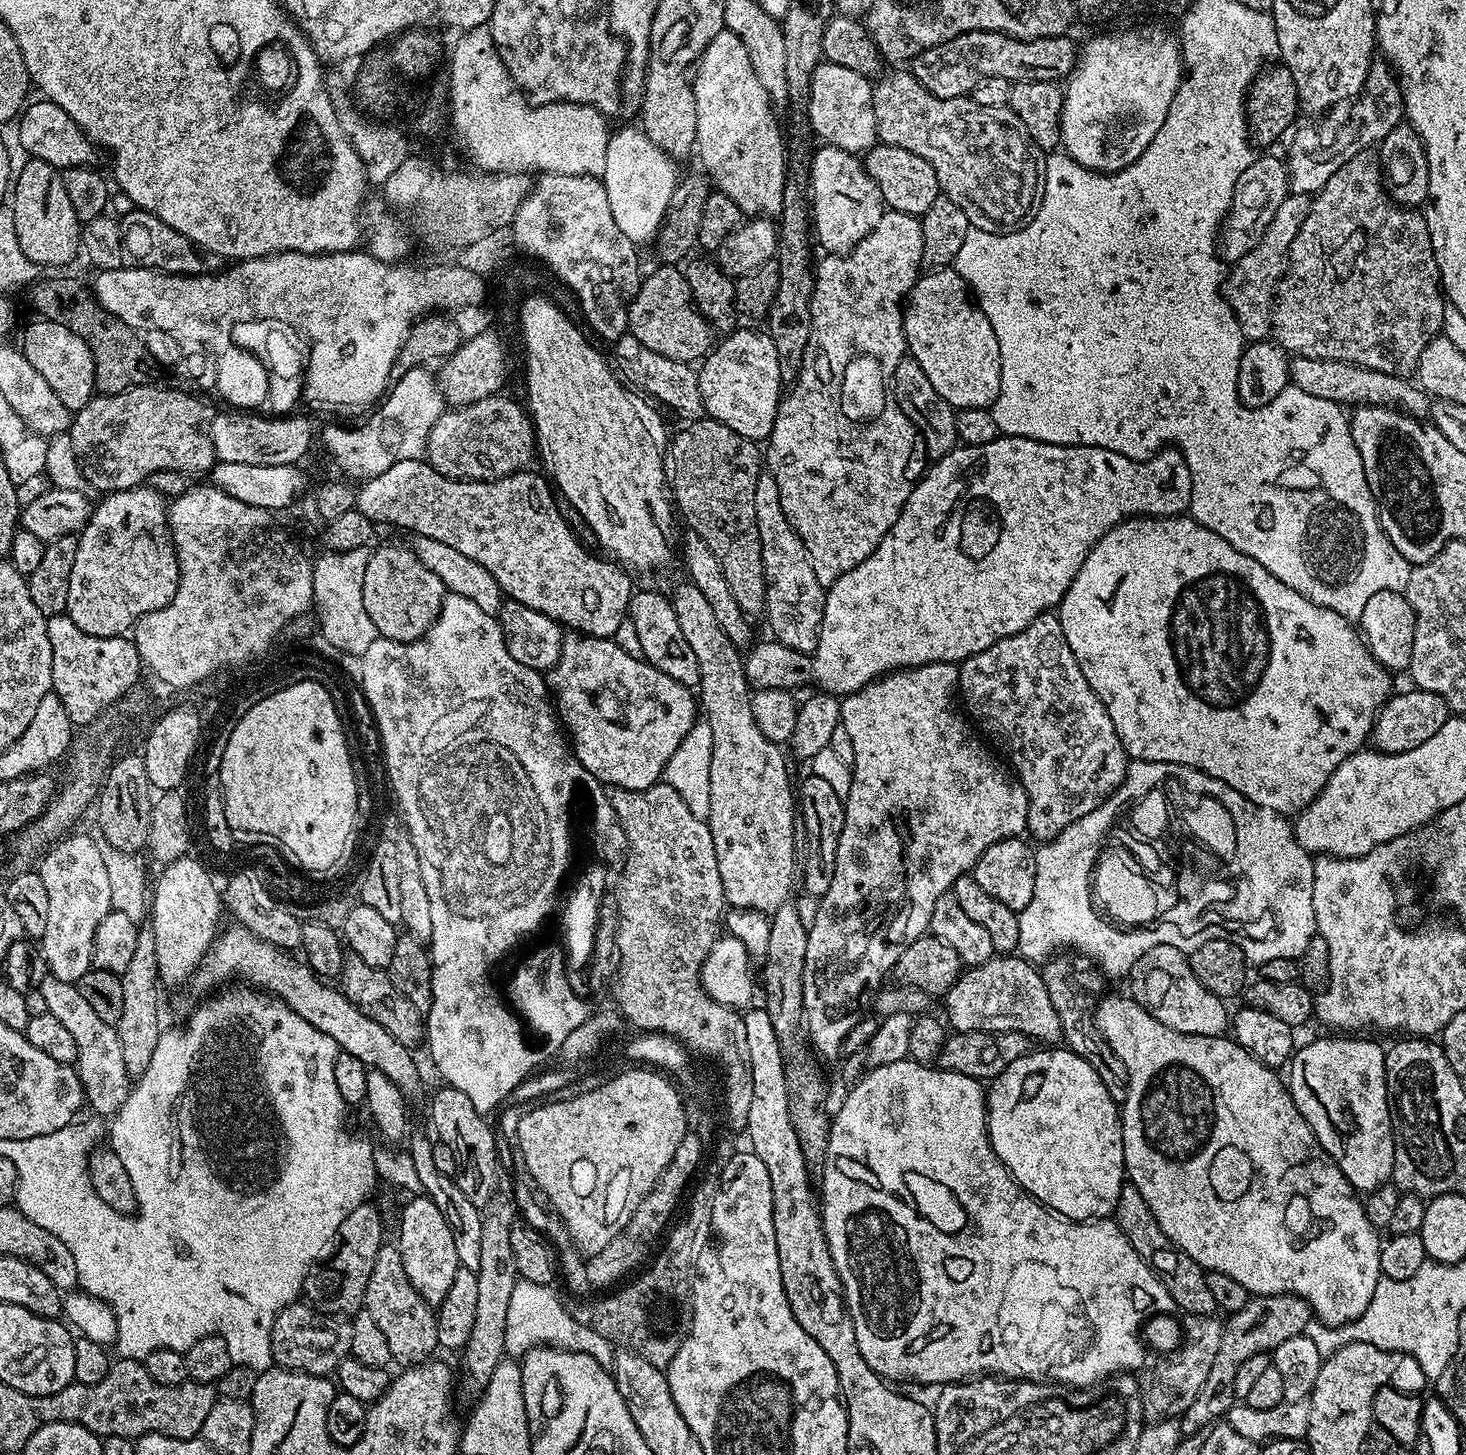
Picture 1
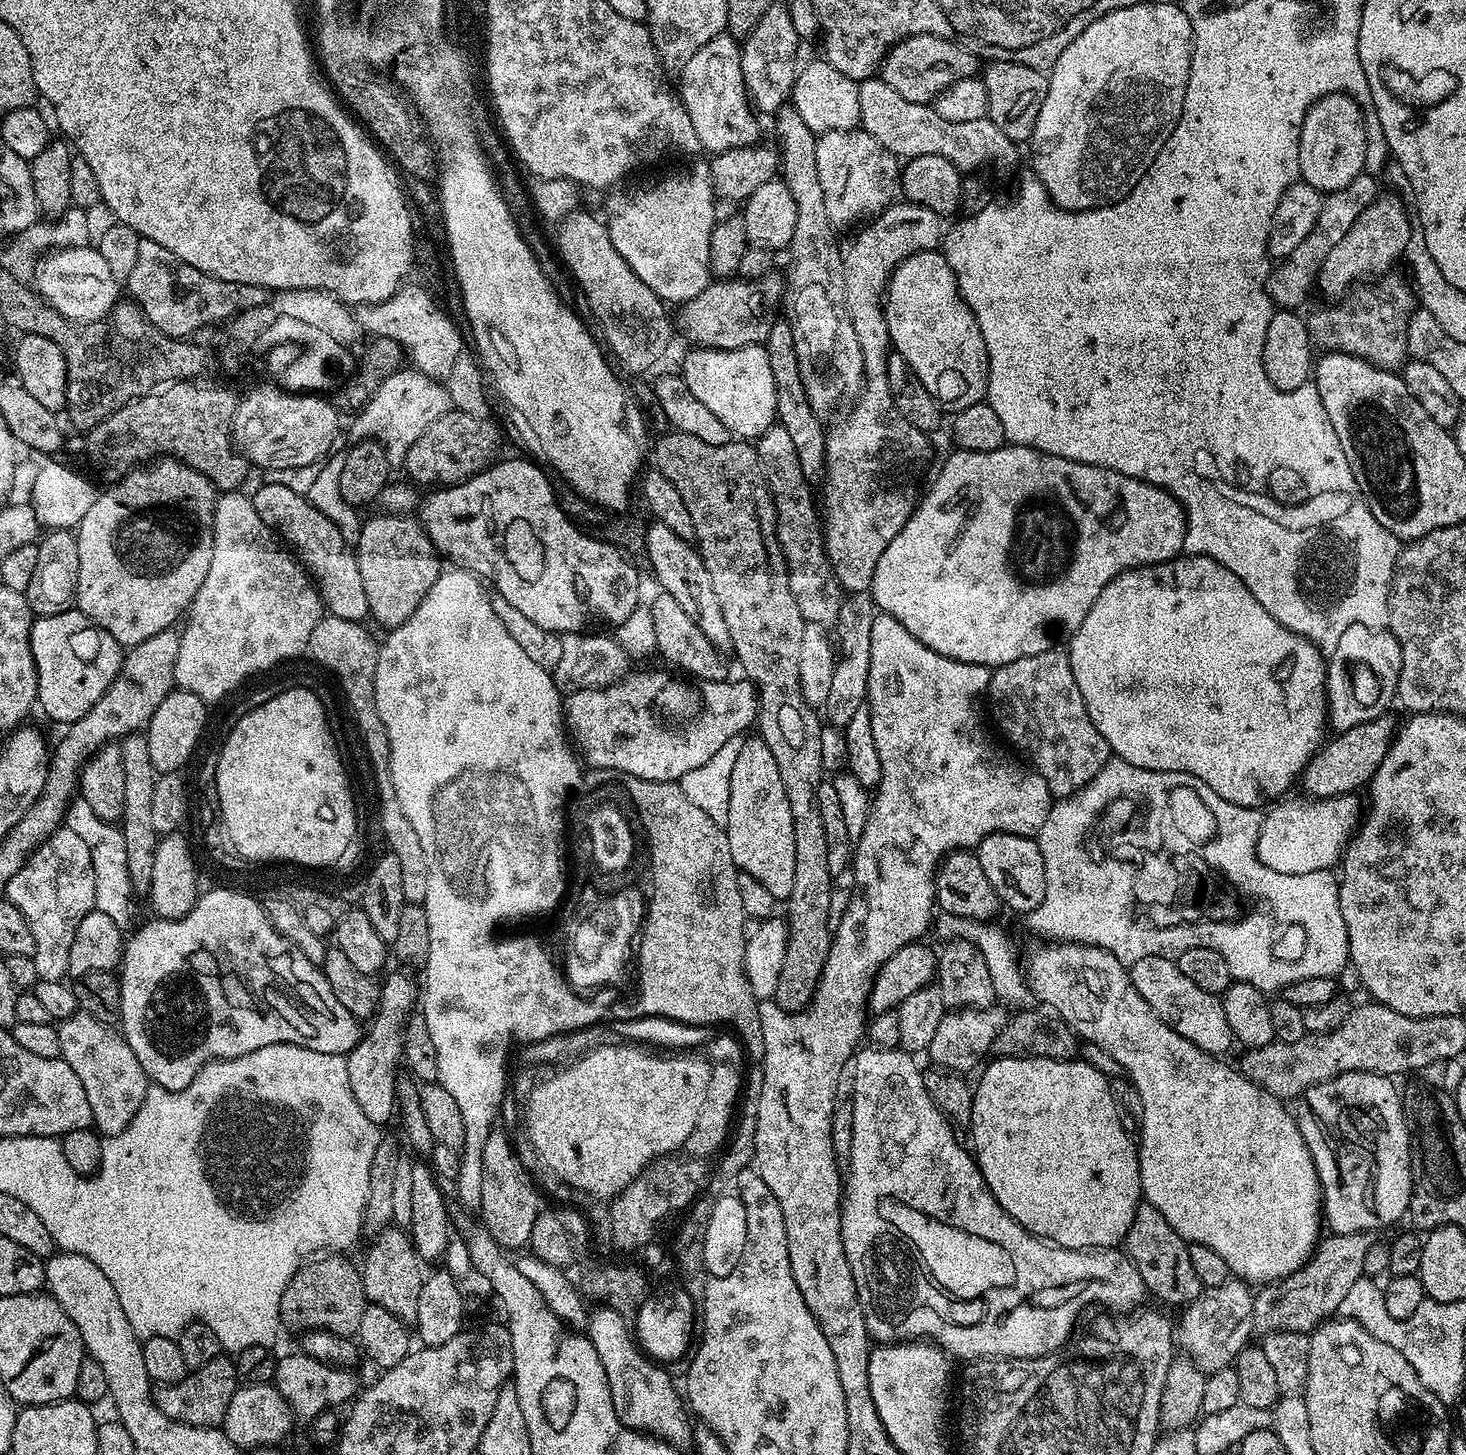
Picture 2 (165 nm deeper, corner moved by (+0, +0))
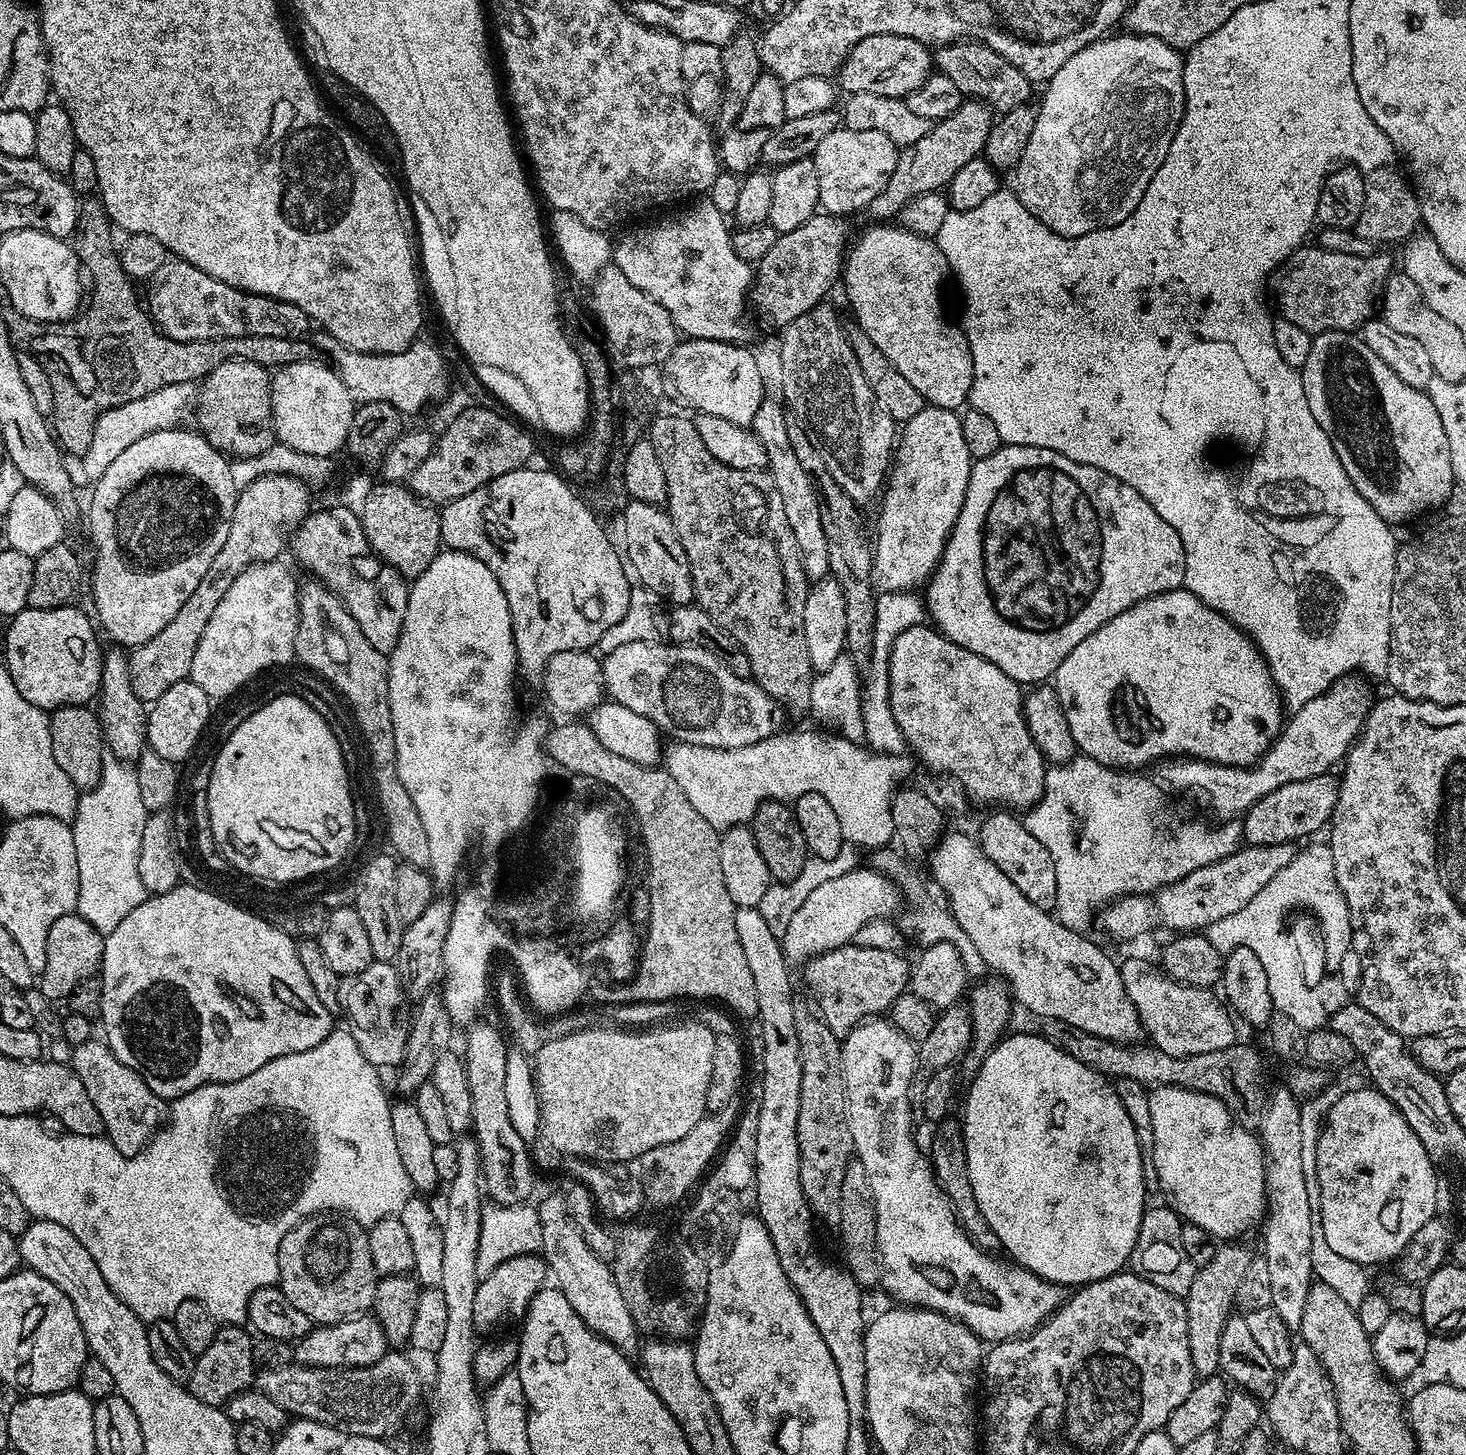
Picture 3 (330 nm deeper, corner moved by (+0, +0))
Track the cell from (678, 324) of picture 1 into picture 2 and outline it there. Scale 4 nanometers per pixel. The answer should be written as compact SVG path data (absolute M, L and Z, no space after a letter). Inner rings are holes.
M769 270L763 276L755 280L742 280L739 278L720 278L710 282L698 298L688 300L679 305L680 320L678 316L678 328L684 331L684 336L689 340L689 345L698 348L717 348L718 350L734 350L751 344L764 344L768 339L770 330L775 326L778 313L782 308L786 280L776 270Z

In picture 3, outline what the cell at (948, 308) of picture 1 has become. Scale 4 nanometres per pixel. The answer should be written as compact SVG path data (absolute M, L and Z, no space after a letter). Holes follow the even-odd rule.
M872 226L855 244L856 241L846 256L842 288L844 284L844 292L852 303L852 312L860 323L857 324L859 331L865 332L870 342L874 342L874 346L890 358L894 370L904 375L929 405L963 409L969 403L968 395L974 378L972 350L961 325L956 322L951 324L944 317L944 300L940 291L944 288L944 279L949 279L950 269L935 239L919 236L899 226Z

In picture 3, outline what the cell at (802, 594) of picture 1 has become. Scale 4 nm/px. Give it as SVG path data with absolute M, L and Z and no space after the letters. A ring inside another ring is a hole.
M764 399L762 406L758 406L758 414L754 414L754 422L750 427L766 450L767 471L774 486L778 486L778 494L782 494L782 506L786 506L786 518L790 522L798 564L800 560L801 570L812 579L812 582L819 582L829 575L830 549L826 532L822 530L822 518L818 514L818 494L814 494L810 478L806 478L798 458L794 455L794 446L790 446L790 433L786 430L786 408L779 399L777 400Z

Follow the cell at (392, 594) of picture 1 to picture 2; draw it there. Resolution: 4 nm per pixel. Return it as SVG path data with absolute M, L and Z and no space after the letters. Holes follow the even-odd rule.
M375 514L360 525L360 537L354 545L358 574L362 574L362 590L366 590L368 616L391 630L402 626L426 598L430 586L442 571L442 557L426 534L424 525L411 515Z

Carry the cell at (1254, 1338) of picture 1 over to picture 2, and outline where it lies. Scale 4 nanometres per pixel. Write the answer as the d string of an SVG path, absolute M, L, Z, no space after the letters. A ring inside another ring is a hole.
M1356 1232L1353 1236L1337 1236L1328 1234L1321 1239L1311 1260L1303 1264L1294 1274L1284 1280L1277 1280L1274 1284L1265 1284L1255 1293L1253 1302L1253 1322L1255 1331L1260 1334L1272 1332L1303 1332L1311 1334L1316 1327L1325 1320L1335 1317L1342 1306L1342 1298L1346 1298L1350 1286L1358 1282L1360 1276L1365 1275L1364 1263L1368 1260L1368 1251L1372 1248L1373 1237L1367 1232Z

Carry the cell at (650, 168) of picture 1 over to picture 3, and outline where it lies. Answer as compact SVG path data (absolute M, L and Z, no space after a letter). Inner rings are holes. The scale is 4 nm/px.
M711 202L703 203L696 204L693 208L686 209L685 212L676 212L673 216L664 216L657 224L648 224L645 228L636 228L633 232L626 233L620 241L615 241L611 259L614 261L616 268L622 270L622 274L626 274L626 278L630 278L630 282L634 282L634 286L638 286L638 290L642 290L642 294L646 294L654 302L658 302L658 306L662 306L666 310L666 314L670 314L677 333L693 340L727 340L736 342L741 339L737 316L742 310L742 293L745 295L751 285L754 278L754 268L749 261L738 258L734 254L732 232L730 227L728 228L727 222L724 221L727 220L725 213L719 212Z

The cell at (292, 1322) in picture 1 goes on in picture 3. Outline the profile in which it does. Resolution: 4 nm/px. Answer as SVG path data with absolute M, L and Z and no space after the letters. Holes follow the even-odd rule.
M316 1218L306 1219L299 1228L286 1234L280 1247L278 1291L284 1295L281 1296L283 1303L295 1306L297 1310L302 1310L302 1314L306 1314L306 1318L310 1318L313 1325L327 1326L367 1313L374 1302L378 1277L374 1270L374 1260L370 1254L368 1234L363 1227L320 1228L320 1222Z

